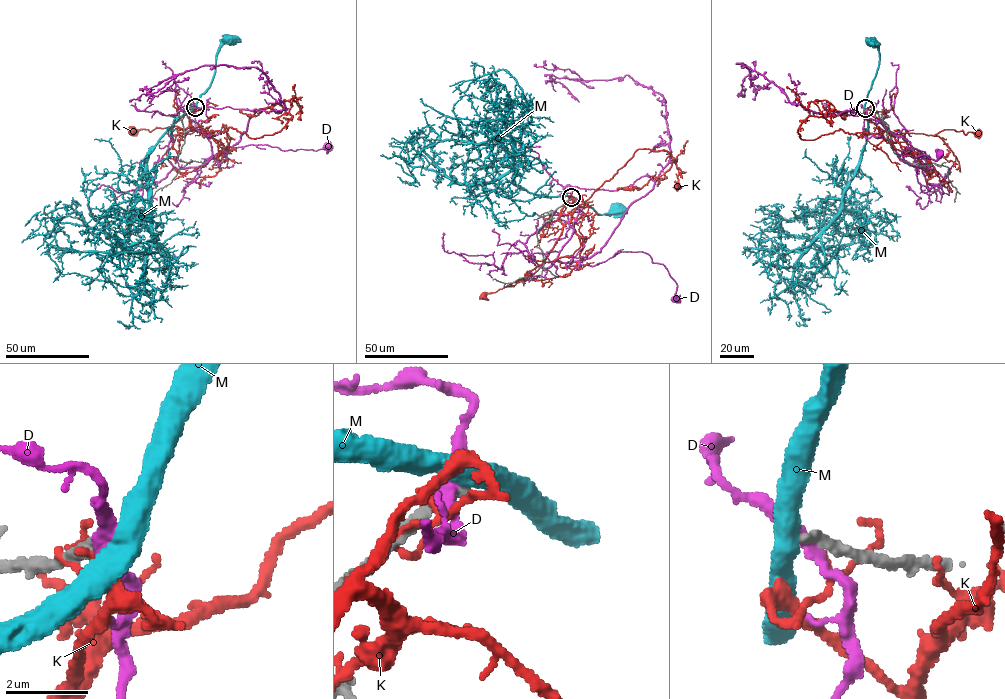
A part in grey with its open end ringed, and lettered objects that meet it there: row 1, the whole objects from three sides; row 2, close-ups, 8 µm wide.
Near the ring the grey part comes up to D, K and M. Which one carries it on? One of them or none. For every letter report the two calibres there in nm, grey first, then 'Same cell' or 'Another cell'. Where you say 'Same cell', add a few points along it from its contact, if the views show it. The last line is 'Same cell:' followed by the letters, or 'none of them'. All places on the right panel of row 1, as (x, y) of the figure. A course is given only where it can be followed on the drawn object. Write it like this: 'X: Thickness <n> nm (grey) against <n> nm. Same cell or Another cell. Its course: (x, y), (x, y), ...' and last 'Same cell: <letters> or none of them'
D: Thickness 320 nm (grey) against 300 nm. Another cell
K: Thickness 260 nm (grey) against 100 nm. Another cell
M: Thickness 260 nm (grey) against 500 nm. Another cell
Same cell: none of them

